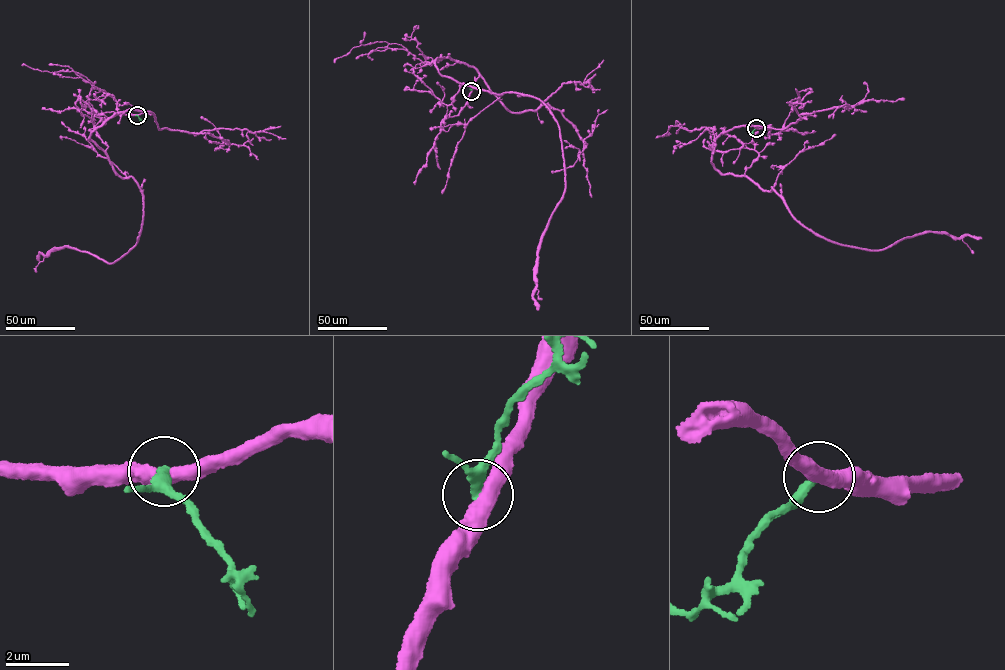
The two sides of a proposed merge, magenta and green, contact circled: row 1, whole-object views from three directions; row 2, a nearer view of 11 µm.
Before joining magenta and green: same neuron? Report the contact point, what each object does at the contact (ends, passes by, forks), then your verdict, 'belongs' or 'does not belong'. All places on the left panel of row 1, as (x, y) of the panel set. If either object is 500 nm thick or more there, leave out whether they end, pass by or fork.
place (137, 115); magenta passes by; green passes by; does not belong

